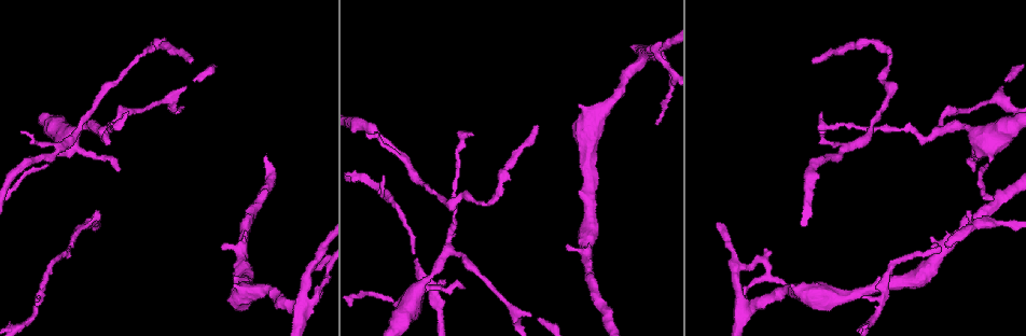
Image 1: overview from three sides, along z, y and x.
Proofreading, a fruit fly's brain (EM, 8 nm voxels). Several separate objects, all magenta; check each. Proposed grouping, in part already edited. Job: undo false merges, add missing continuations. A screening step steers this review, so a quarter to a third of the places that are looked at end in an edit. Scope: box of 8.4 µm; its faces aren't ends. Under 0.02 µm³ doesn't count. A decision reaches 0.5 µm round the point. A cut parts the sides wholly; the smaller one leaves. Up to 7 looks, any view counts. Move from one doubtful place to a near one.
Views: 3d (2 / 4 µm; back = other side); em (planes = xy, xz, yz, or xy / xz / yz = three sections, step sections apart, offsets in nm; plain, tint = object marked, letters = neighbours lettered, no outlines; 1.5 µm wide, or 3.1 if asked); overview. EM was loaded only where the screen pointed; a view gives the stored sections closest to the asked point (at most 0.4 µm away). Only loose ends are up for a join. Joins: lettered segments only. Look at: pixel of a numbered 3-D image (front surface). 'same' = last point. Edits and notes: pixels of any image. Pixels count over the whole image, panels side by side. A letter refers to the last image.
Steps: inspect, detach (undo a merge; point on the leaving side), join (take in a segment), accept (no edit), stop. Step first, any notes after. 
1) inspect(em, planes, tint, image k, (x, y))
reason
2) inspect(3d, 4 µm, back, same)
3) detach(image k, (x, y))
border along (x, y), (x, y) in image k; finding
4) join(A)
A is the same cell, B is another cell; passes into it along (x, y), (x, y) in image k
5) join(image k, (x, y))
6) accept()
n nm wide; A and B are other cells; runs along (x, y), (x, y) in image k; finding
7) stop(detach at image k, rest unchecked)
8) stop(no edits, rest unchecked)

inspect(em, planes, letters, image 1, (22, 134))
thin end

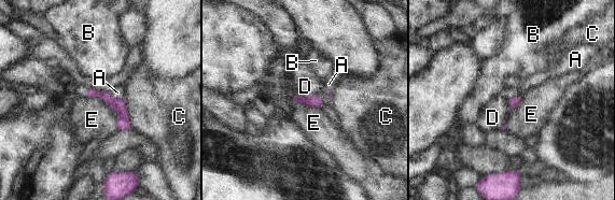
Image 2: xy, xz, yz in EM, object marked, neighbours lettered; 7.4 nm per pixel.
accept()
C touches over 240 nm; A, B, C, D and E are other cells; runs along (89, 90), (103, 94), (127, 126) in image 2; none of them fits

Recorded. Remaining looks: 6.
inspect(em, planes, letters, image 1, (102, 131))
a fork

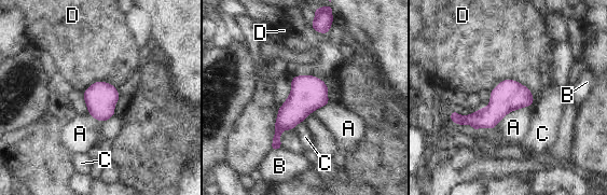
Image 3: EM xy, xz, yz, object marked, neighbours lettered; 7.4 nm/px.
accept()
A, B, C and D are other cells; runs along (530, 100), (453, 117) in image 3; continuous, no second neuron

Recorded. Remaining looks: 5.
inspect(3d, 4 µm, image 1, (656, 123))
thin end

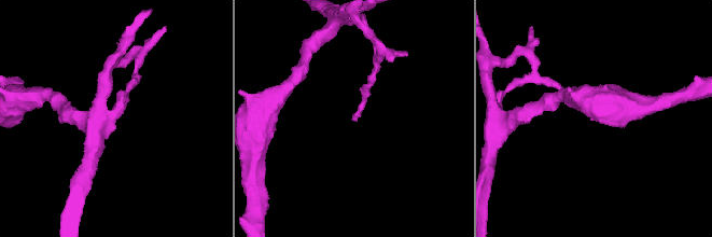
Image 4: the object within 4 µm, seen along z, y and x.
inspect(em, yz, step 8, letters, image 4, (355, 120))

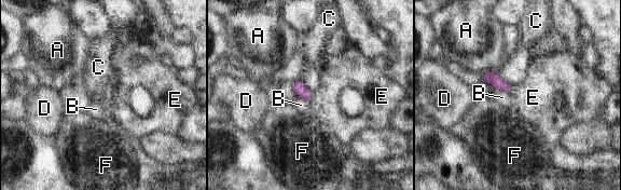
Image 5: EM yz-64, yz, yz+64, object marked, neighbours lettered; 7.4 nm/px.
accept()
B touches over 140 nm; A, B, C, D, E and F are other cells; none of them fits

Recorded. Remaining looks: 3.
stop(no edits, rest unchecked)

